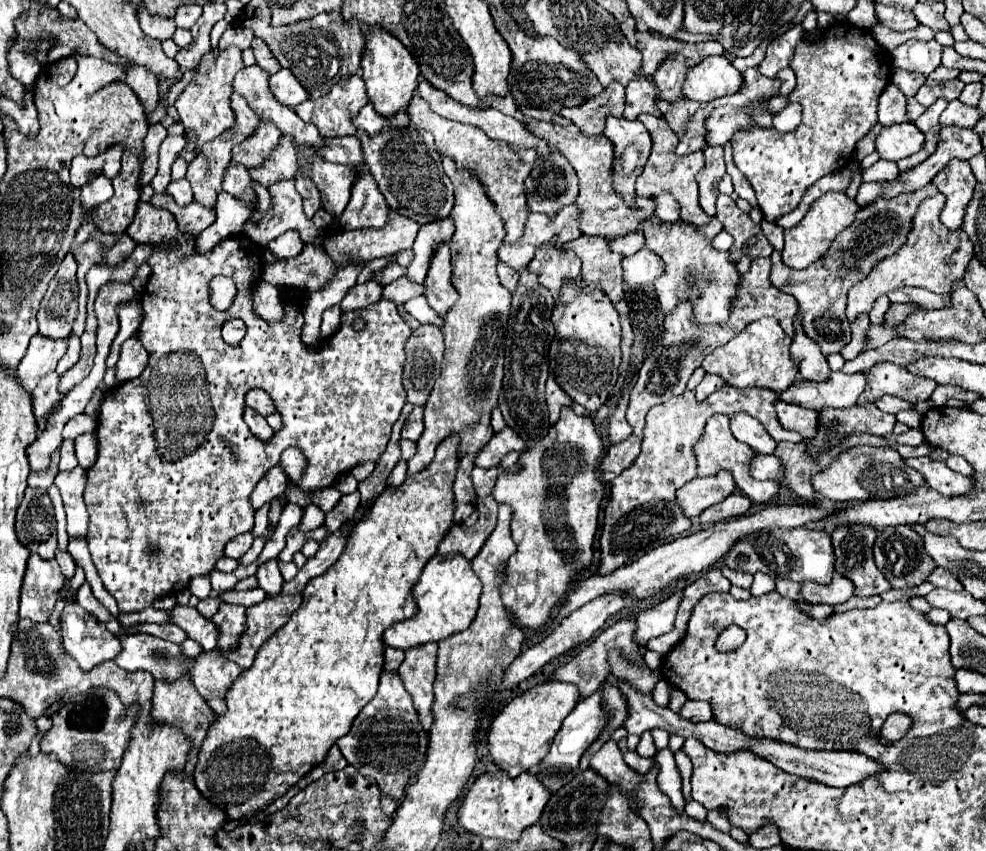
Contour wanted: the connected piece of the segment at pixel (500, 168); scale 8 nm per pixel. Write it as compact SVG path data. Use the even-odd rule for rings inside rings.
M414 95L412 103L408 105L408 115L416 127L426 129L436 137L436 149L440 153L450 155L456 161L456 165L468 167L478 175L482 185L488 189L488 195L494 201L500 217L506 223L504 243L516 243L522 237L524 223L530 213L528 205L526 205L526 195L524 195L524 179L532 171L532 165L537 159L536 151L532 151L532 149L512 151L512 147L504 147L504 143L492 143L492 139L488 139L488 135L484 135L484 131L480 131L478 127L464 125L458 121L448 121L448 119L436 115L428 107L428 101L424 101L418 95Z

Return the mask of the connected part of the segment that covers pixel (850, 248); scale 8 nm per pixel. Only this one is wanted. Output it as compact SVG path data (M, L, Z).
M928 183L926 187L898 195L894 199L876 199L870 205L862 207L856 213L856 219L850 227L846 227L830 245L830 249L808 269L796 271L790 269L782 263L782 257L778 251L772 251L772 271L770 271L770 281L776 285L780 291L792 295L798 301L798 317L802 321L804 333L820 345L824 355L838 353L848 341L850 341L850 323L846 319L846 297L848 291L860 283L872 267L886 259L892 257L904 243L912 225L912 219L918 211L918 205L936 195L938 189L934 183Z

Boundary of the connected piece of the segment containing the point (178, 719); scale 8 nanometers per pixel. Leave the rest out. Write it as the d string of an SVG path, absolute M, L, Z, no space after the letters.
M180 677L178 681L172 681L172 683L168 683L168 681L156 681L154 699L152 699L152 719L160 721L160 723L166 723L166 725L174 725L174 727L184 729L184 733L188 737L192 737L194 743L196 743L194 745L194 751L190 755L190 761L184 767L184 773L186 775L192 775L192 771L194 771L196 753L198 753L200 743L206 737L206 731L208 731L210 723L214 721L214 717L216 717L216 713L212 713L212 709L204 703L204 699L196 691L196 687L192 687L192 683L190 683L188 677Z

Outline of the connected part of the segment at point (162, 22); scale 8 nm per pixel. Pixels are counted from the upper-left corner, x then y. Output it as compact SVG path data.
M144 5L138 7L138 21L144 33L152 35L154 39L170 39L176 31L176 23L174 19L168 17L160 17L160 15L150 15L148 9Z

